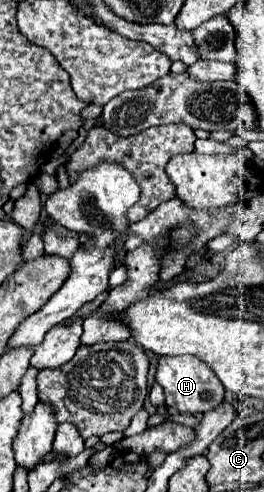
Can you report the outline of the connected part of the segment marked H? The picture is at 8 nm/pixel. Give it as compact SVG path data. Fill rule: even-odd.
M161 356L155 380L163 386L167 406L177 408L181 414L203 414L223 402L223 384L217 380L217 376L213 376L213 370L195 356Z

